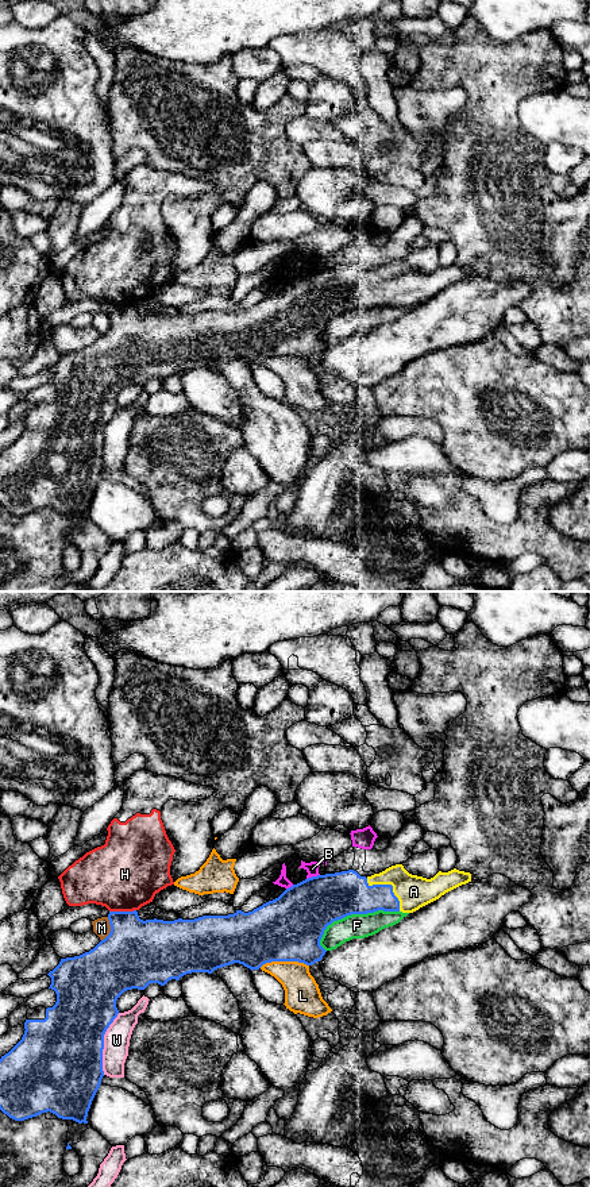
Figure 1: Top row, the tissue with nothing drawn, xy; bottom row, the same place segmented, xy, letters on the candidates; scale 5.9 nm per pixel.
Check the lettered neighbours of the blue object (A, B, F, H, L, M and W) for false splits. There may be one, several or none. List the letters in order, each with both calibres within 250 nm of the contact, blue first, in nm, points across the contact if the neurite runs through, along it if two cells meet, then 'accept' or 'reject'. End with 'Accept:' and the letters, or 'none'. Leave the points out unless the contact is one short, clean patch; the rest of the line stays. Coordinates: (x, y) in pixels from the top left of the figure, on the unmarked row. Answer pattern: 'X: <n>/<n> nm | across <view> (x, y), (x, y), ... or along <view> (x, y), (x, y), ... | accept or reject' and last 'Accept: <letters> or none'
A: 240/200 nm | across xy (350, 288), (377, 288), (390, 280), (400, 286), (413, 286) | accept
B: 340/80 nm | reject
F: 300/140 nm | reject
H: 380/440 nm | along xy (135, 304), (110, 307) | reject
L: 400/220 nm | reject
M: 400/100 nm | along xy (108, 312), (110, 327), (101, 335) | reject
W: 480/160 nm | reject
Accept: A

